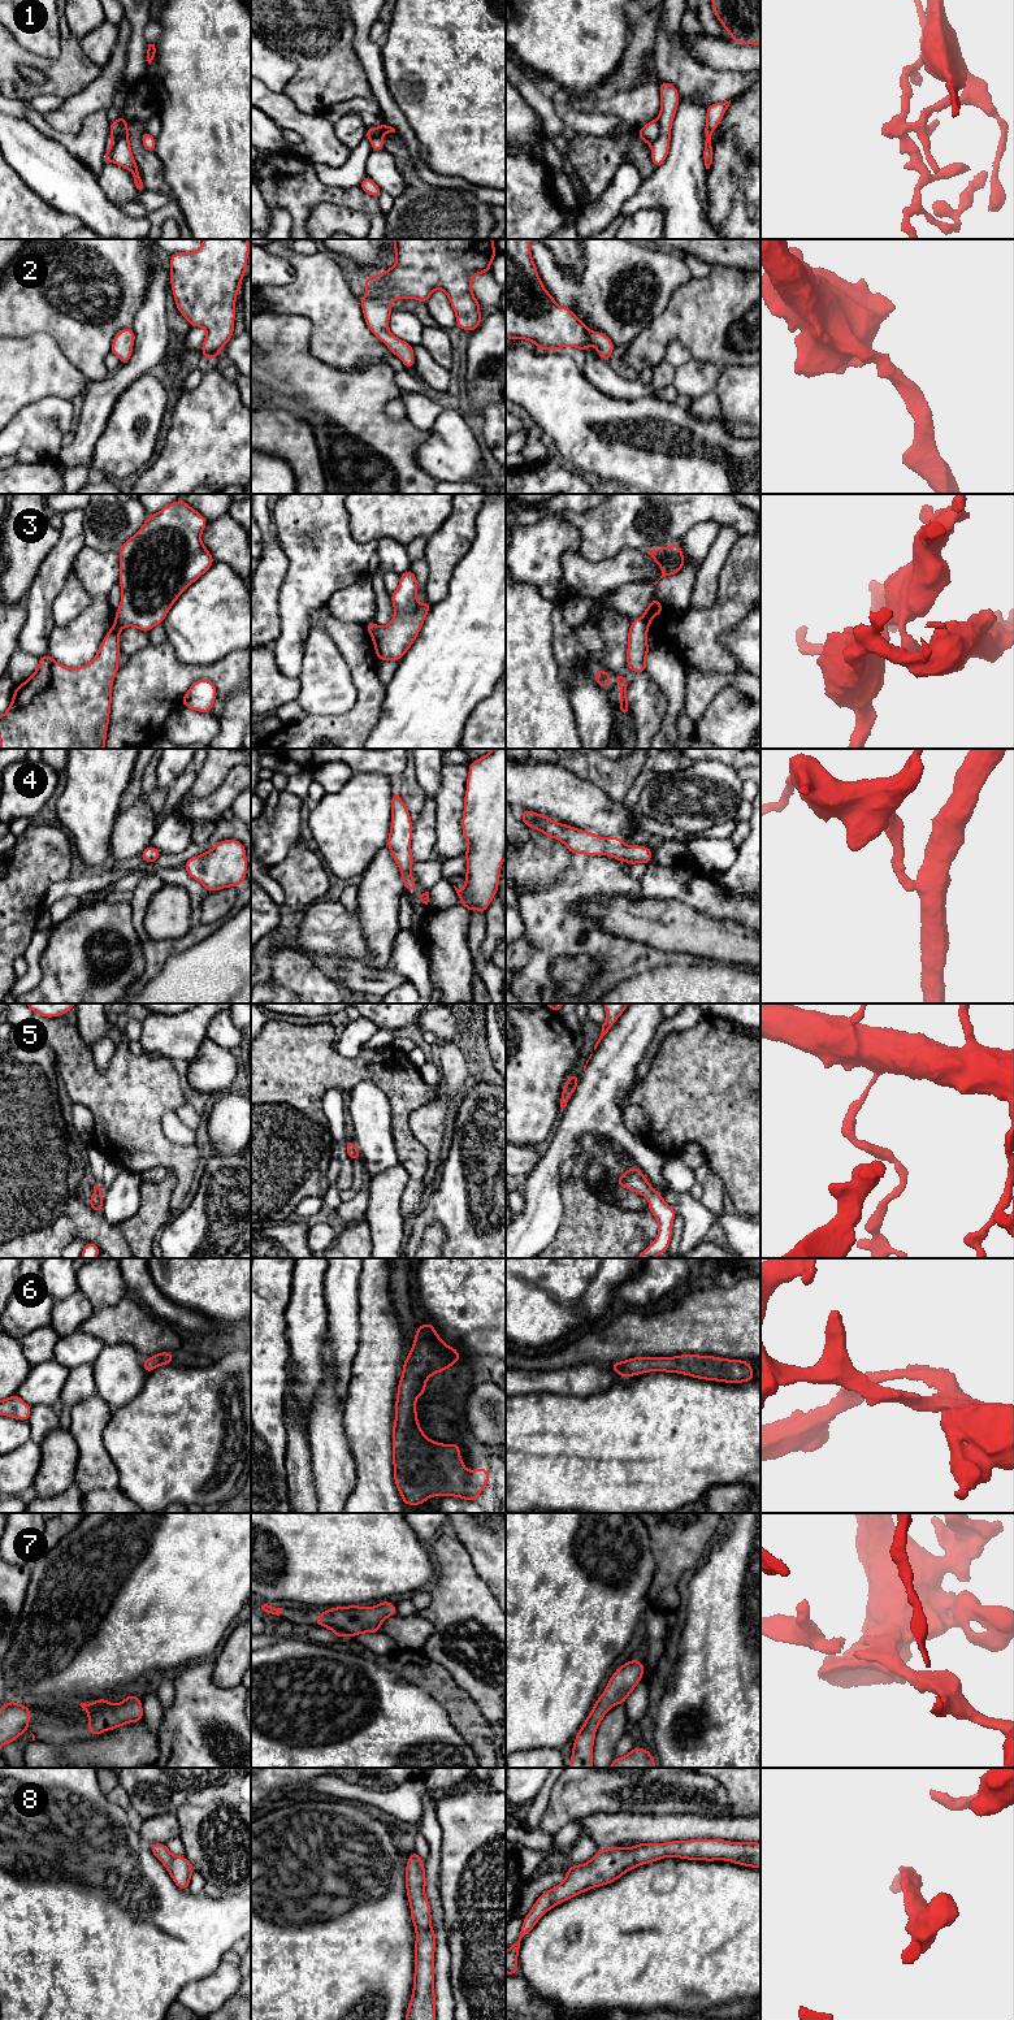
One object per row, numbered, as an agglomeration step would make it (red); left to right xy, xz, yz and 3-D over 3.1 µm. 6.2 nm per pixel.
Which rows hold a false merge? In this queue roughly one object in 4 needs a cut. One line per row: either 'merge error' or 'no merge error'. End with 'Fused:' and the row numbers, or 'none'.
1: merge error
2: no merge error
3: merge error
4: no merge error
5: no merge error
6: no merge error
7: no merge error
8: no merge error
Fused: 1, 3

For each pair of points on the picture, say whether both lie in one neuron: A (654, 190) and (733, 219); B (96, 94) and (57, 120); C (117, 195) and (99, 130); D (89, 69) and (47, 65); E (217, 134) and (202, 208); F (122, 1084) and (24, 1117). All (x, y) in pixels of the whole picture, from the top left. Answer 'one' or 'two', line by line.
A: two
B: one
C: two
D: one
E: one
F: two

